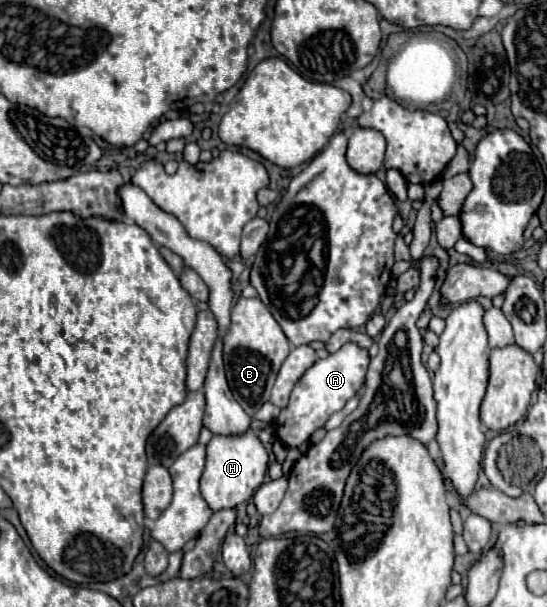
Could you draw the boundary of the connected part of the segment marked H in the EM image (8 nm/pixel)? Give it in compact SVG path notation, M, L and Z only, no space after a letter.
M251 430L241 436L213 436L207 444L207 466L201 476L201 494L209 508L217 512L247 502L261 486L267 472L267 464L267 450Z

